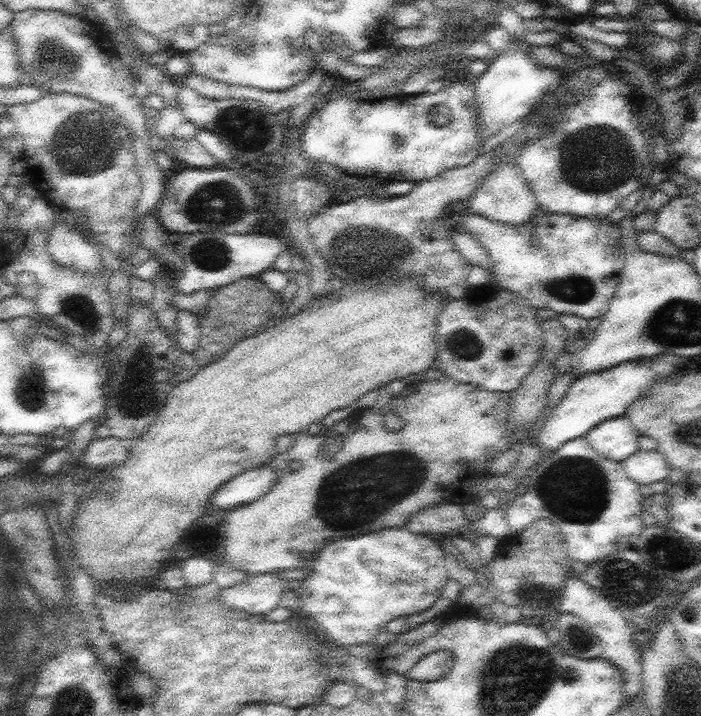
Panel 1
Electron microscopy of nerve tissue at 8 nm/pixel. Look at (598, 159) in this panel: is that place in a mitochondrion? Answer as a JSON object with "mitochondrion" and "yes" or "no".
{"mitochondrion":"yes"}

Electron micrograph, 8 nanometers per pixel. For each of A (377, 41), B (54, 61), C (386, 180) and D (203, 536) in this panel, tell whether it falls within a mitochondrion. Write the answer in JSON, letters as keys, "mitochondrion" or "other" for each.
{"A":"other","B":"mitochondrion","C":"other","D":"other"}

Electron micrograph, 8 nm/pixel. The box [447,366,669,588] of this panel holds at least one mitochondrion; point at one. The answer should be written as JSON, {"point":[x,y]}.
{"point":[575,489]}

